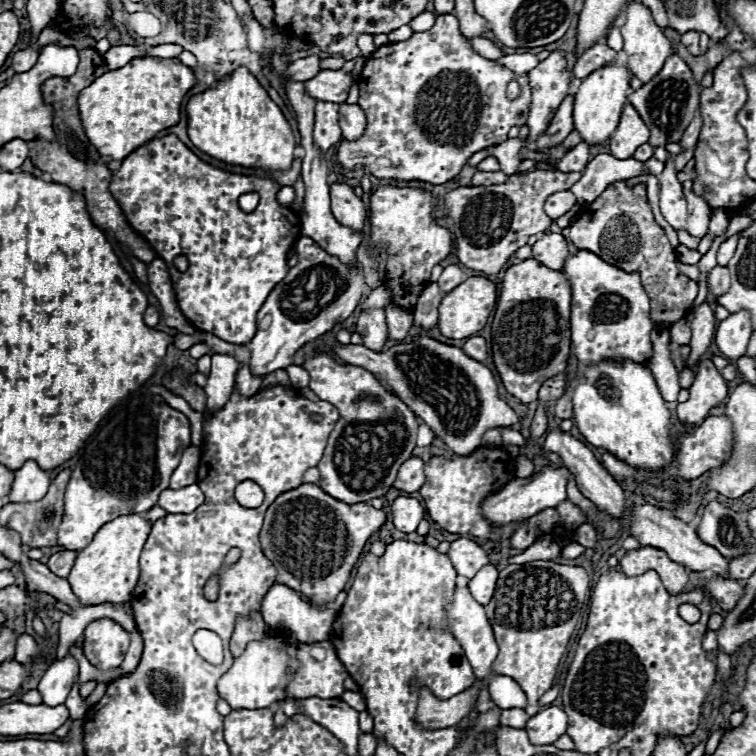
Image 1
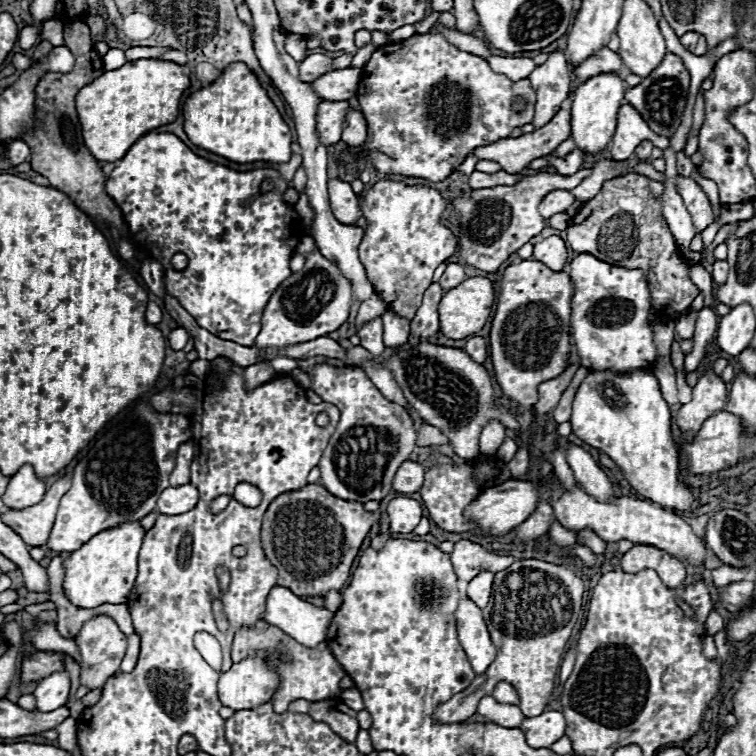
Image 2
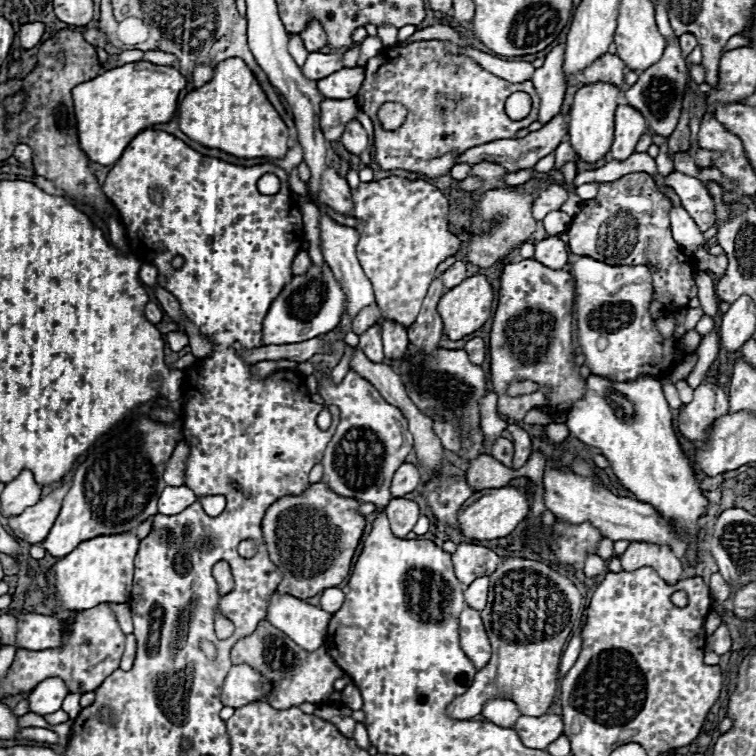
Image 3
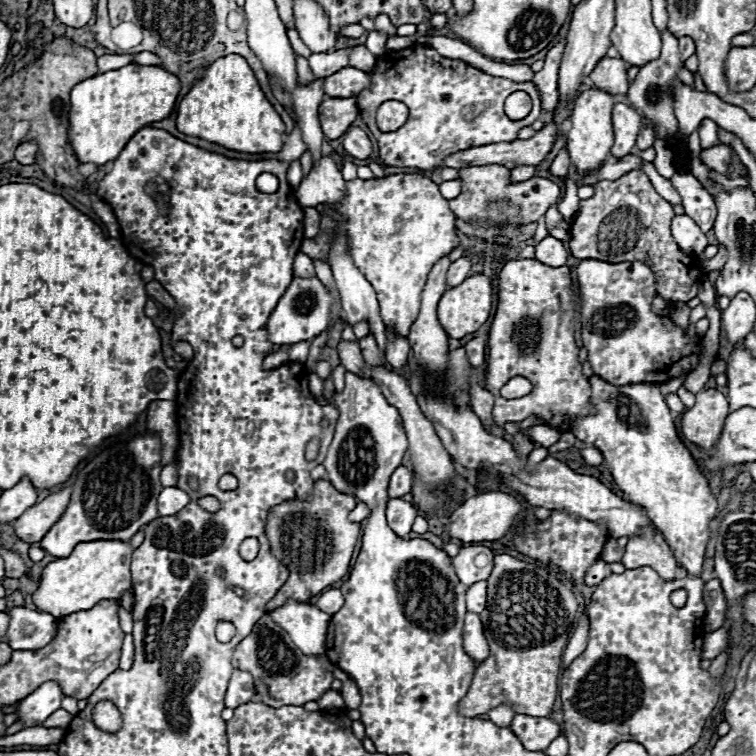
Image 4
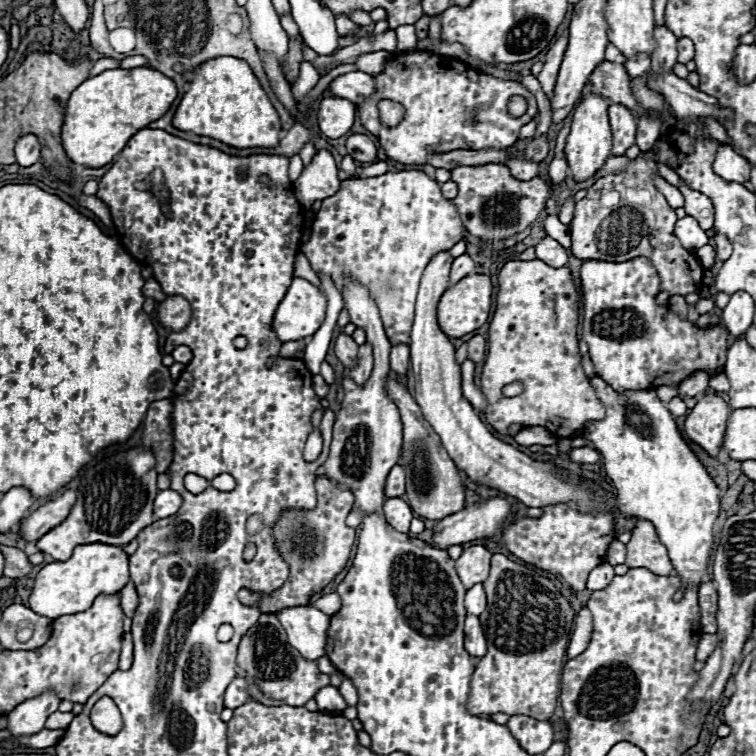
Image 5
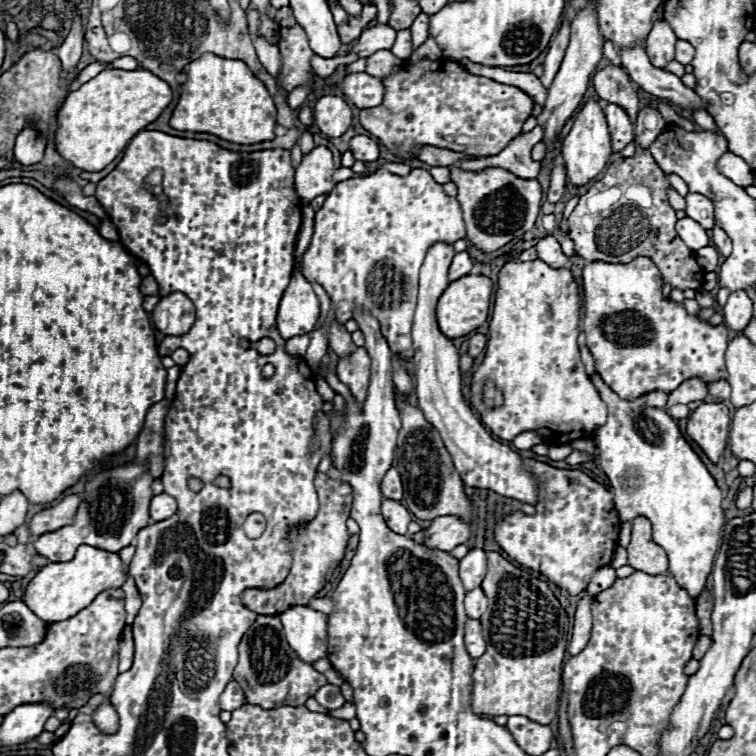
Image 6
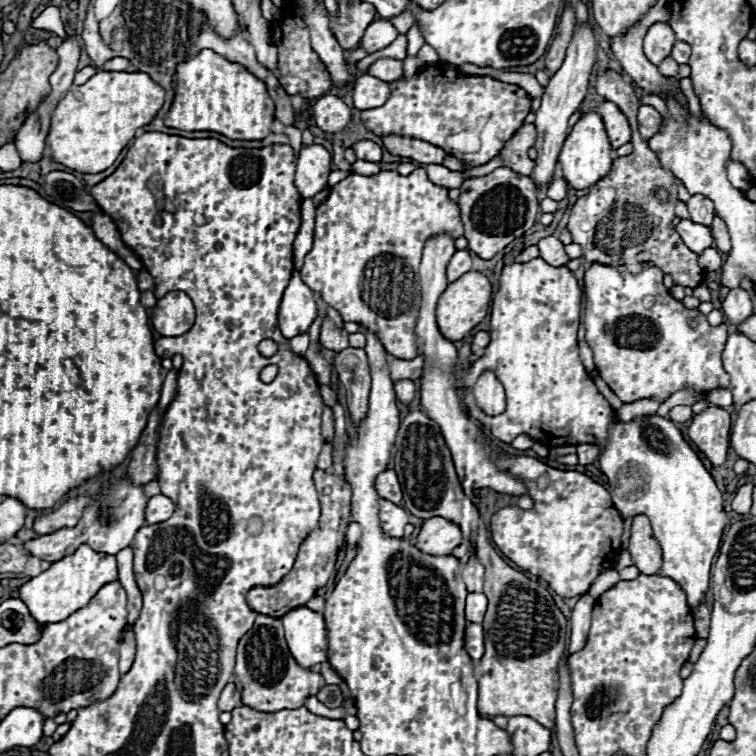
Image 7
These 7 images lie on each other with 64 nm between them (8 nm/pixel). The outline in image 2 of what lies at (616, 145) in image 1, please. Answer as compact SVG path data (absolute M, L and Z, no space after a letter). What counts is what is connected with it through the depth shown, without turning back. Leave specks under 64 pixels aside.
M630 104L620 106L616 134L610 144L612 160L628 160L634 154L634 148L642 140L652 140L654 146L658 146L662 150L668 146L668 138L654 136L654 132L650 132L650 128L642 120L642 116Z

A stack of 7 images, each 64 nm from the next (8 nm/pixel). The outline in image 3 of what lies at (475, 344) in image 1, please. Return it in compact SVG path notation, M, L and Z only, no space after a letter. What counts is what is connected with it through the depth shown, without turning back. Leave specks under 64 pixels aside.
M472 338L472 340L468 340L466 346L464 346L464 350L468 352L472 364L482 364L484 358L486 358L486 344L484 344L482 338Z

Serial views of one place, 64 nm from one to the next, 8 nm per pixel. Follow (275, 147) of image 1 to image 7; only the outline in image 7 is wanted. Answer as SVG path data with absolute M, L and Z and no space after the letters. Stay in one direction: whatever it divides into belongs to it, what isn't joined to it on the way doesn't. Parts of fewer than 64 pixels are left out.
M202 50L176 66L174 102L164 118L168 128L186 132L210 130L234 140L262 140L270 134L272 122L274 102L266 92L266 84L242 64L228 62L212 50Z

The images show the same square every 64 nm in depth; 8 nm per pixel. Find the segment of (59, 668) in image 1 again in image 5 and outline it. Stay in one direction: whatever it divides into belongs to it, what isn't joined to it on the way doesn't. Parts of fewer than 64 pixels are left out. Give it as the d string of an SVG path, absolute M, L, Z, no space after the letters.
M44 692L38 698L30 698L18 704L12 712L8 712L8 732L12 738L32 736L44 728L44 722L50 714L58 710L58 698L54 692Z

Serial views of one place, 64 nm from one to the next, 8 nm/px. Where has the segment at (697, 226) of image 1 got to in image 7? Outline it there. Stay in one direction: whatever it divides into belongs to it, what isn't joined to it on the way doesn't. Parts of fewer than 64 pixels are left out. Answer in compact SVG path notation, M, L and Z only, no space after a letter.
M694 194L690 200L688 200L688 210L690 210L690 218L698 224L704 224L704 226L710 226L712 224L712 218L714 218L714 204L710 198L702 196L702 194Z

